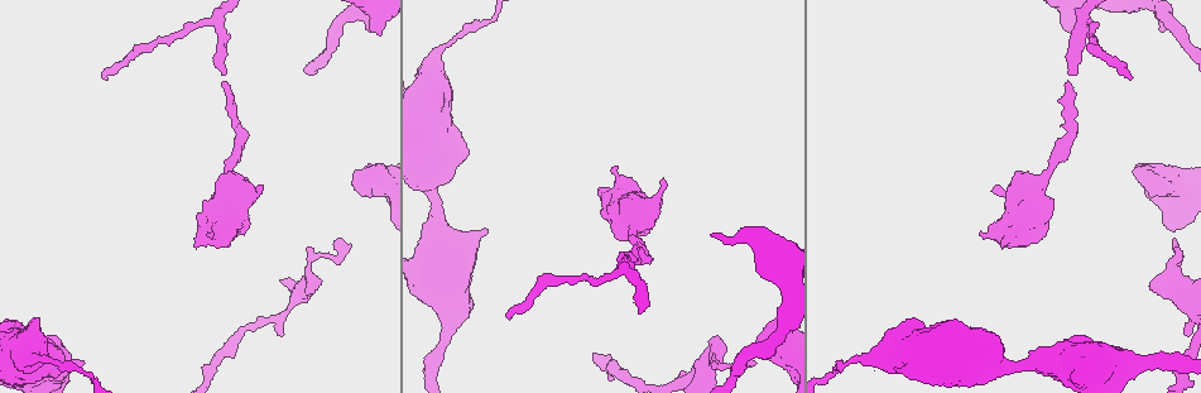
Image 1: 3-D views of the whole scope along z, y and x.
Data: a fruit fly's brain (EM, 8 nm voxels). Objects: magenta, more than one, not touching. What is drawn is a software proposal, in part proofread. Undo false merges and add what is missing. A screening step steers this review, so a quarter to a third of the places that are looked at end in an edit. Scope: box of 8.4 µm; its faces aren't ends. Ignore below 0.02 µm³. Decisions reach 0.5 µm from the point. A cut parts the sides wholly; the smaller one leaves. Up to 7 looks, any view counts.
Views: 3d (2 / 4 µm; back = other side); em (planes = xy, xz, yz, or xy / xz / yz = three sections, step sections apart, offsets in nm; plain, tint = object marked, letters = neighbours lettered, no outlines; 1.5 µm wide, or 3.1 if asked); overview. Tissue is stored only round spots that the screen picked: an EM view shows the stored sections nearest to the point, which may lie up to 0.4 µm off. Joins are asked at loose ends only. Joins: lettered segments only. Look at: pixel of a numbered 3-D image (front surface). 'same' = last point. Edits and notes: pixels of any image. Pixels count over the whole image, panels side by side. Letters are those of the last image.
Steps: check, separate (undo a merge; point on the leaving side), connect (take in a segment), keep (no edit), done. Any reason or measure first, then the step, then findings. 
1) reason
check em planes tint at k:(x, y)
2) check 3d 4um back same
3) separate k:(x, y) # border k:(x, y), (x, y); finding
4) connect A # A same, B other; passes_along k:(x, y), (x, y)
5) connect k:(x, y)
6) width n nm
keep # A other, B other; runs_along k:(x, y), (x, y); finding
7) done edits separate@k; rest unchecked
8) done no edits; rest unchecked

arms part here
check em xz step 4 tint at 1:(1084, 19)

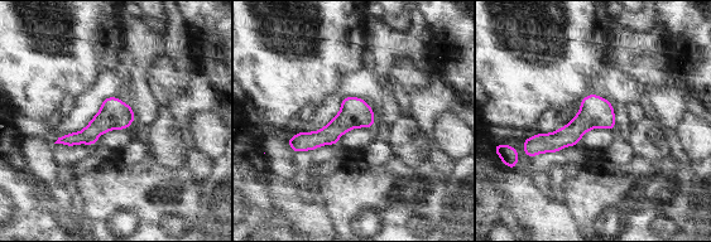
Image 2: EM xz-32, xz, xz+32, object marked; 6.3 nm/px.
cut it another way
check em planes letters same

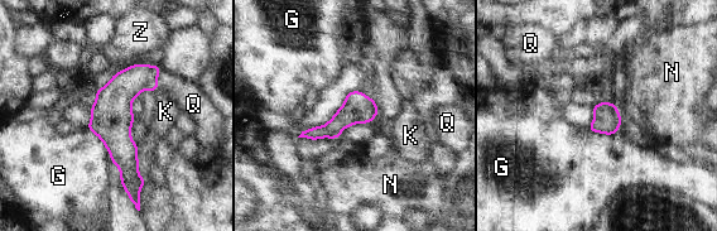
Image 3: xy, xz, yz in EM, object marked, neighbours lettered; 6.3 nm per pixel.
keep # G other, K other, N other, Q other, Z other; border 3:(588, 129), (596, 133), (615, 134); one neuron here

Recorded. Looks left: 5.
end of a long branch
check 3d 4um at 1:(107, 78)

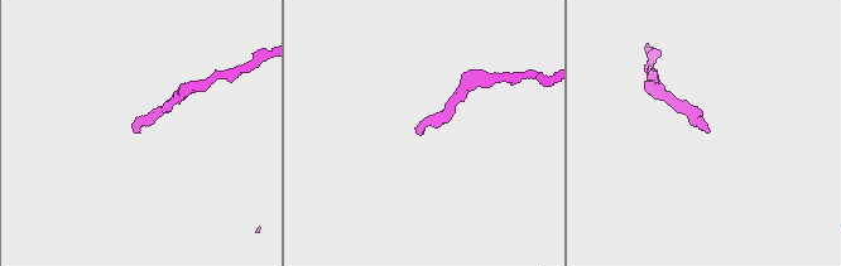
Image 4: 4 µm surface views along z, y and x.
check em yz step 4 tint at 4:(421, 135)

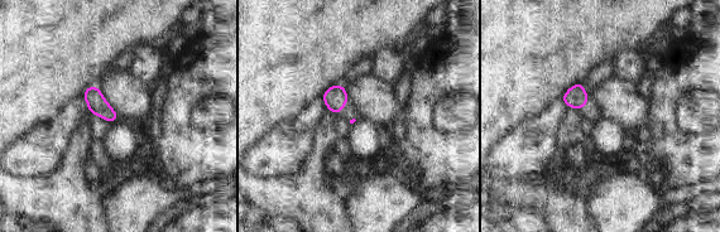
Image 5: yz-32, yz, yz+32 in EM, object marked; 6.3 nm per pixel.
check em planes letters same

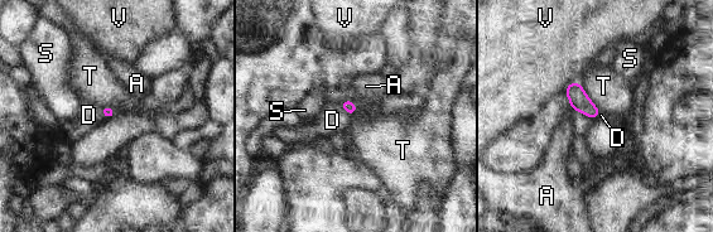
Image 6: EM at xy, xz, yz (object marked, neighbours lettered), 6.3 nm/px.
connect D # A other, D same, S other, T other, V other; passes_along 6:(348, 106), (346, 111), (332, 120); the neuron continues

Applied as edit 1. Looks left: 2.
check overview

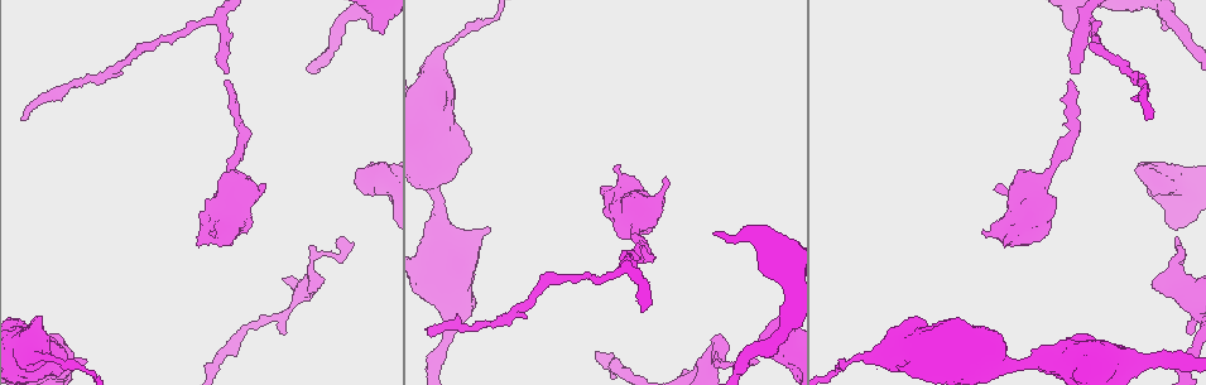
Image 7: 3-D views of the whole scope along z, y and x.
branch stops here
check em yz step 4 letters at 7:(1145, 117)

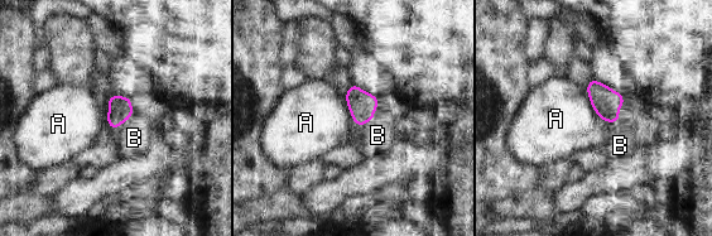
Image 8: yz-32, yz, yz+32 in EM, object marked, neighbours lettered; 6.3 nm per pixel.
width 150 nm
connect B # A other, B same; passes_along 8:(362, 105), (373, 119), (378, 135); the neuron continues

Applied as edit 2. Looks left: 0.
done edits connect@6, connect@8; rest unchecked

